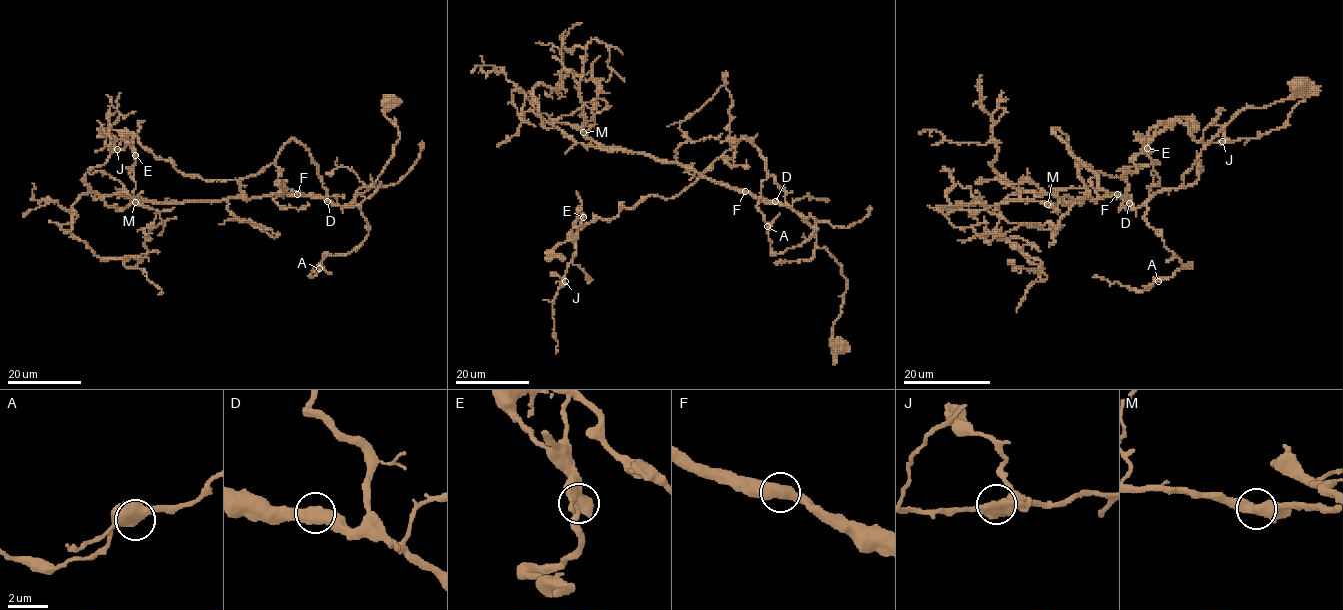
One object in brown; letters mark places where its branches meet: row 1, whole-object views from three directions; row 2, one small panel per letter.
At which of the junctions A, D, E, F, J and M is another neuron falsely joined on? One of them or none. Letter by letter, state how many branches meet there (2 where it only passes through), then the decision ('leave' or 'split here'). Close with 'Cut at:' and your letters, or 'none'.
A: branches 2; leave
D: branches 2; leave
E: branches 2; split here
F: branches 2; leave
J: branches 2; leave
M: branches 2; leave
Cut at: E

